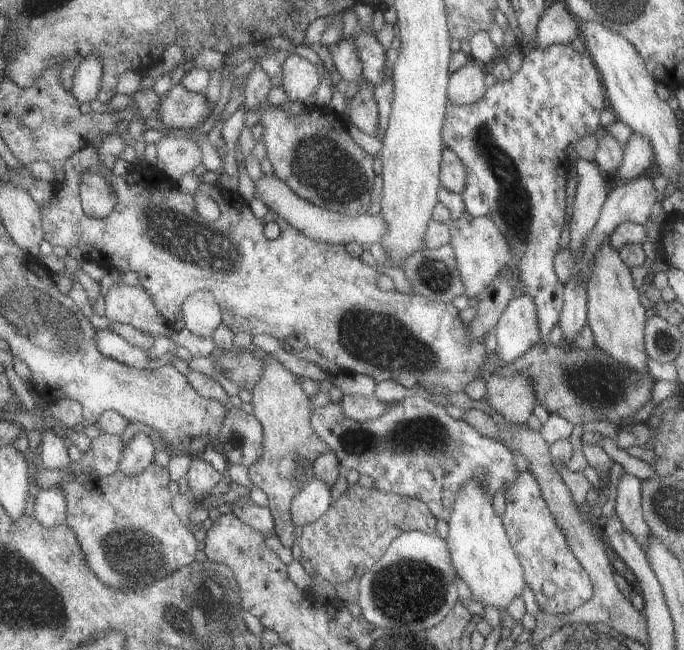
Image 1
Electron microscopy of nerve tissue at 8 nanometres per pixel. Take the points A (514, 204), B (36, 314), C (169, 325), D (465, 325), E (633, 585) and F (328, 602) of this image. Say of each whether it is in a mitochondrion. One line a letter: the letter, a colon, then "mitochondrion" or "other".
A: mitochondrion
B: mitochondrion
C: other
D: other
E: other
F: other

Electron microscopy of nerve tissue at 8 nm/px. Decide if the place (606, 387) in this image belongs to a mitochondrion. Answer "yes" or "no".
yes

